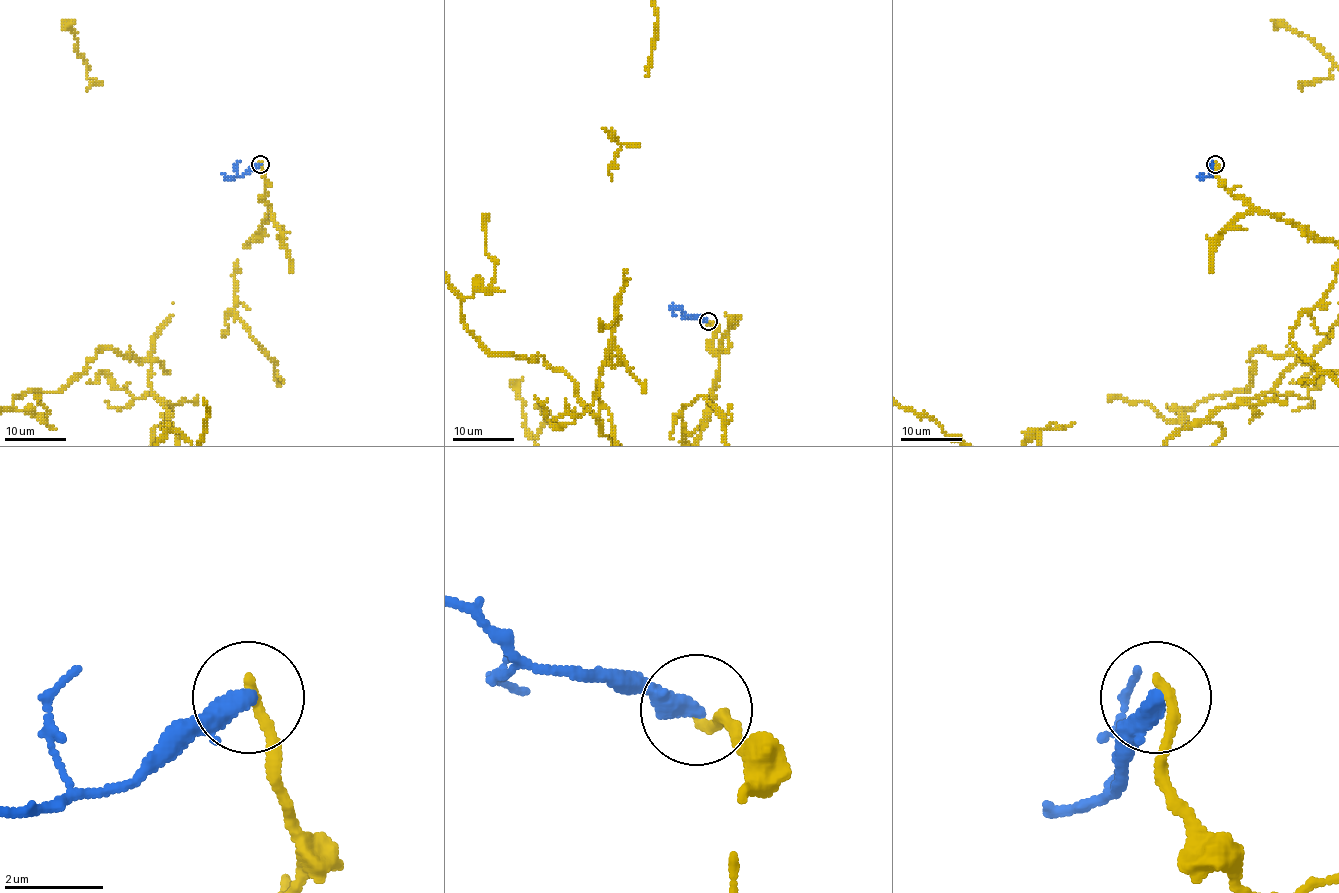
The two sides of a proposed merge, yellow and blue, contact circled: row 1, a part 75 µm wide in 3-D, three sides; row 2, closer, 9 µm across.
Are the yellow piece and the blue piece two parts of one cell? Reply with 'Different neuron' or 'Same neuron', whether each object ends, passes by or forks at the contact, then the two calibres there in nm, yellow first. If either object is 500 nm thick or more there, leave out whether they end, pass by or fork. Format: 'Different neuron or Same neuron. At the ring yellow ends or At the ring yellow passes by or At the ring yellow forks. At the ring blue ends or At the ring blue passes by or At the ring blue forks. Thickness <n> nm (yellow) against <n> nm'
Different neuron. At the ring yellow ends. At the ring blue ends. Thickness 220 nm (yellow) against 400 nm

